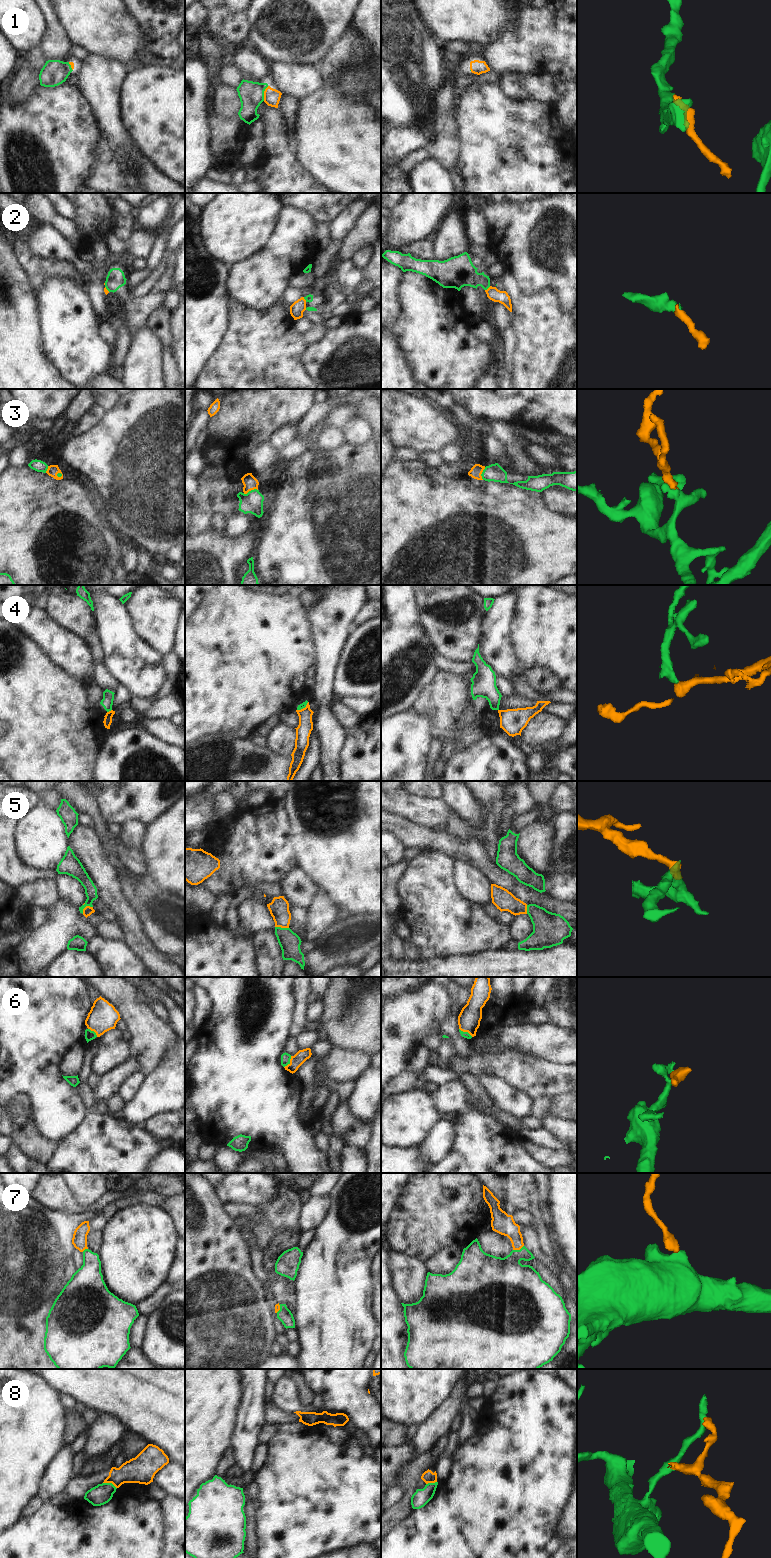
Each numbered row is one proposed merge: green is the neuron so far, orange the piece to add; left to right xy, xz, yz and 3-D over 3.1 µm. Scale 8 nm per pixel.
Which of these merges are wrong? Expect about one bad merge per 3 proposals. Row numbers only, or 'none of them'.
1, 2, 4, 5, 8

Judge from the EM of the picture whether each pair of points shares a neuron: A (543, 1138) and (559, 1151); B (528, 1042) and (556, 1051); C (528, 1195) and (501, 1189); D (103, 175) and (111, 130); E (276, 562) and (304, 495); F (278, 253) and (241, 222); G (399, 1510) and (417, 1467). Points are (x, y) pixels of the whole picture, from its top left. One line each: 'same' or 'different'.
A: same
B: same
C: same
D: different
E: same
F: different
G: same

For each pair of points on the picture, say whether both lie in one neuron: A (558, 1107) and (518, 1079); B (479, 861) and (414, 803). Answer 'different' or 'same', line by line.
A: different
B: different

